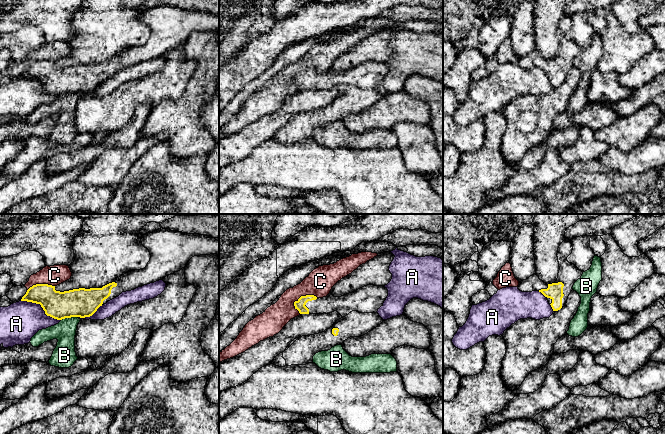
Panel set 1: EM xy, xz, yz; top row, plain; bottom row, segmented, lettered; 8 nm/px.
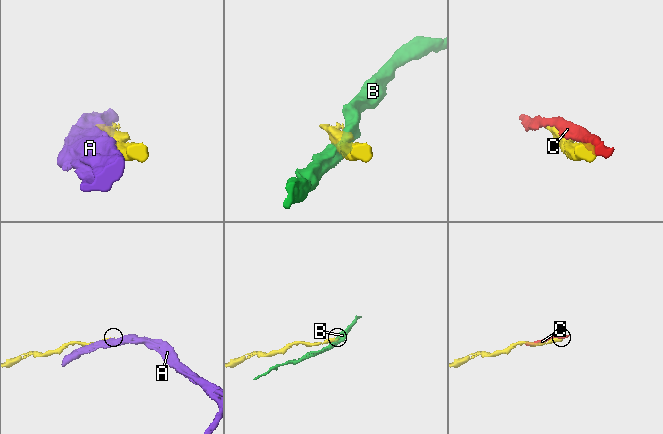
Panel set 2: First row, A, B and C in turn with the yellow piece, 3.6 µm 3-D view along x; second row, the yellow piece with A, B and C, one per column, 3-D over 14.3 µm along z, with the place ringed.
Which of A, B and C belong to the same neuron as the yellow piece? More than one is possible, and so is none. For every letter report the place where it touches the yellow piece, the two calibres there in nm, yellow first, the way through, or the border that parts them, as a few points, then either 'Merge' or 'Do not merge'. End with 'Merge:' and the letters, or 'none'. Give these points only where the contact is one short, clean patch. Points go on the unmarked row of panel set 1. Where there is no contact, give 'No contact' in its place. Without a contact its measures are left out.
A: Touches yellow at xy (41, 82). Thickness 220 nm (yellow) against 320 nm. Do not merge
B: Touches yellow at xy (69, 93). Thickness 220 nm (yellow) against 170 nm. Do not merge
C: Touches yellow at xz (302, 72). Thickness 80 nm (yellow) against 220 nm. Do not merge
Merge: none

